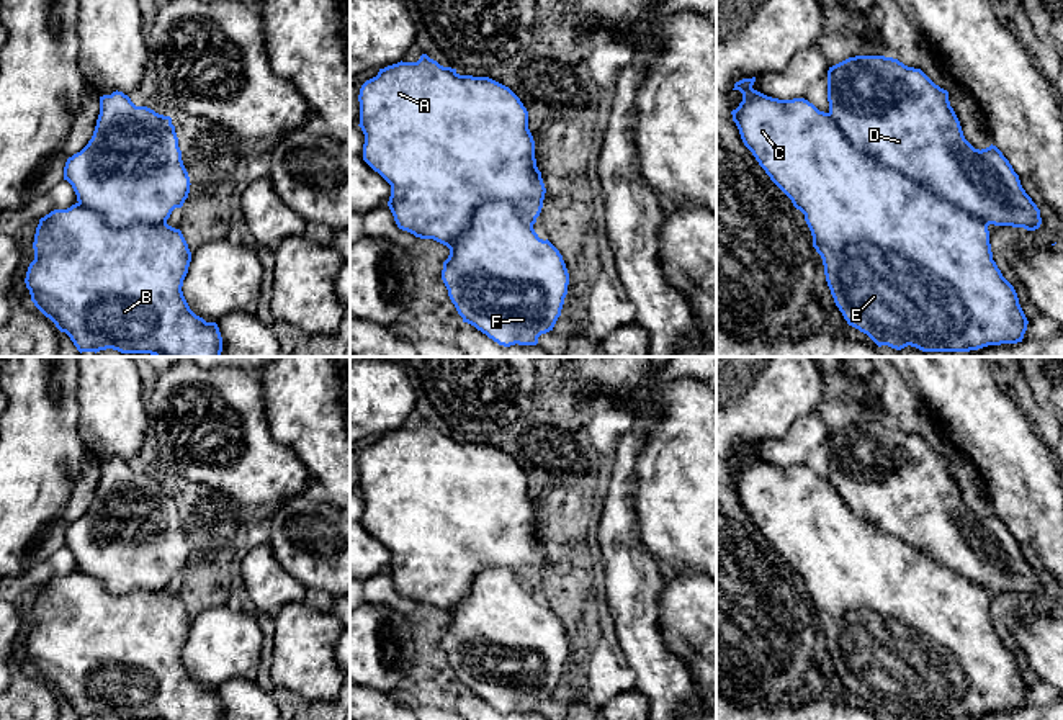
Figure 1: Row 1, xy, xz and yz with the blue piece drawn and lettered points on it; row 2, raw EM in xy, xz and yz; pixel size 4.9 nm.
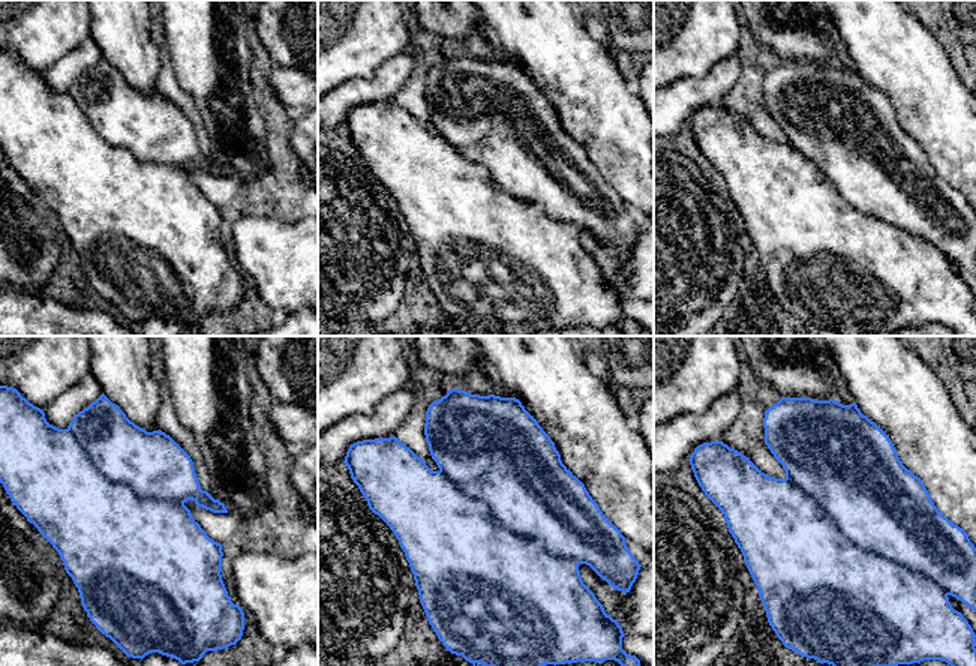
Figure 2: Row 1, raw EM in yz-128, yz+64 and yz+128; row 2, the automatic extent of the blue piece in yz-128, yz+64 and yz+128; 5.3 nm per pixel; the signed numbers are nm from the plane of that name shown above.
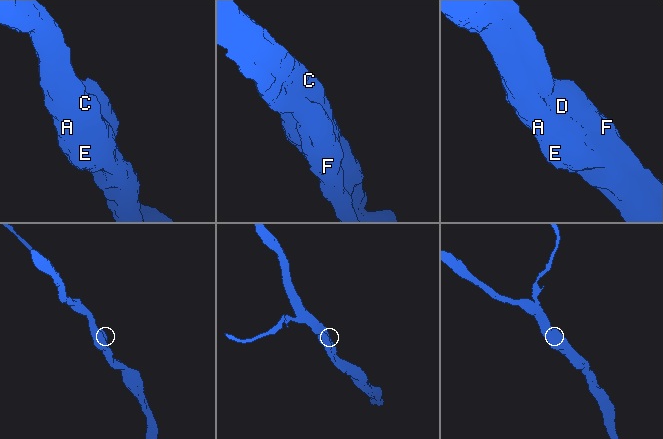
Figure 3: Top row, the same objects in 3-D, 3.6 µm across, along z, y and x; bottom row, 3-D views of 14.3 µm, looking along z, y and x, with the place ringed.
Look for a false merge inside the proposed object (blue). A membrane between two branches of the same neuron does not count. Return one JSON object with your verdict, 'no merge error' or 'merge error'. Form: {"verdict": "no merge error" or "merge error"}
{"verdict": "no merge error"}

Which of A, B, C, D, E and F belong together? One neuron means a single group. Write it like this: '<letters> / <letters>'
A B C D E F

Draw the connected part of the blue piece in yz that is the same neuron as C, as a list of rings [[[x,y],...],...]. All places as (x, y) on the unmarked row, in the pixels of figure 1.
[[[885,422],[849,424],[828,437],[829,478],[819,478],[805,465],[778,466],[752,455],[756,443],[742,445],[733,457],[742,460],[742,468],[731,478],[744,512],[752,519],[770,547],[805,581],[813,602],[813,614],[823,625],[824,641],[836,673],[849,692],[867,700],[878,713],[901,717],[908,712],[922,718],[970,718],[988,712],[1022,709],[1027,684],[1019,671],[1014,653],[1002,643],[993,627],[988,592],[1012,592],[1035,597],[1042,591],[1040,576],[1025,560],[1019,542],[996,512],[975,515],[963,502],[960,488],[950,473],[949,458],[935,452],[921,435],[908,434],[898,425]]]

